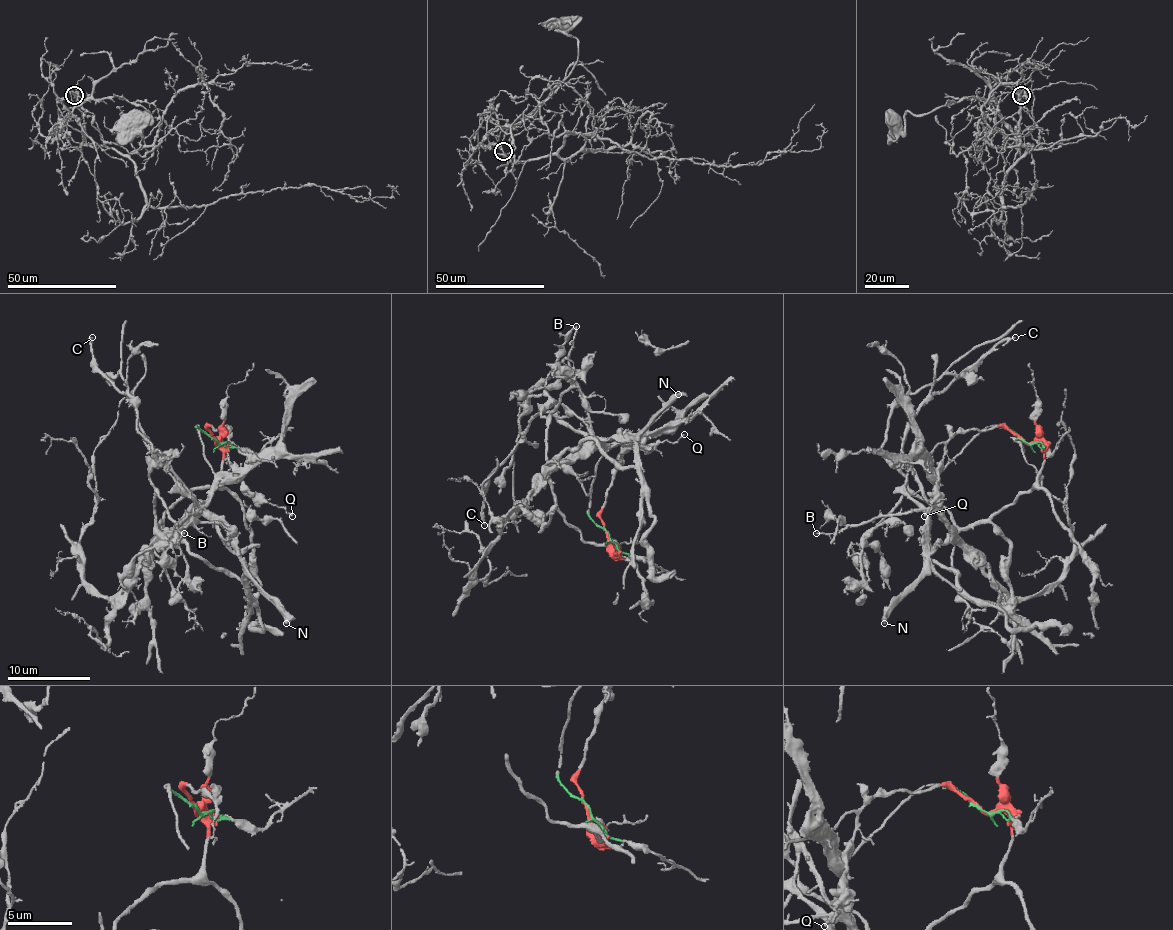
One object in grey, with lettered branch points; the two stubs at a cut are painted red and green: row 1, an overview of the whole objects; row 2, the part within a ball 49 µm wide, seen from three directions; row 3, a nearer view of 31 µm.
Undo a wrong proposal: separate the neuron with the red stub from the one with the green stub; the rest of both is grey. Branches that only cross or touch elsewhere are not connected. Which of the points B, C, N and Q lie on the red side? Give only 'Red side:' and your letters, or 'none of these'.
Red side: Q

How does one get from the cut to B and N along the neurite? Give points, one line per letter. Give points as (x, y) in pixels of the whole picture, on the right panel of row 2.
B: (1024, 440), (1005, 425), (987, 425), (939, 475), (939, 489), (927, 508), (881, 514), (852, 527), (815, 533)
N: (1024, 440), (1005, 425), (987, 425), (939, 475), (939, 489), (931, 508), (927, 570), (890, 611), (883, 624)

